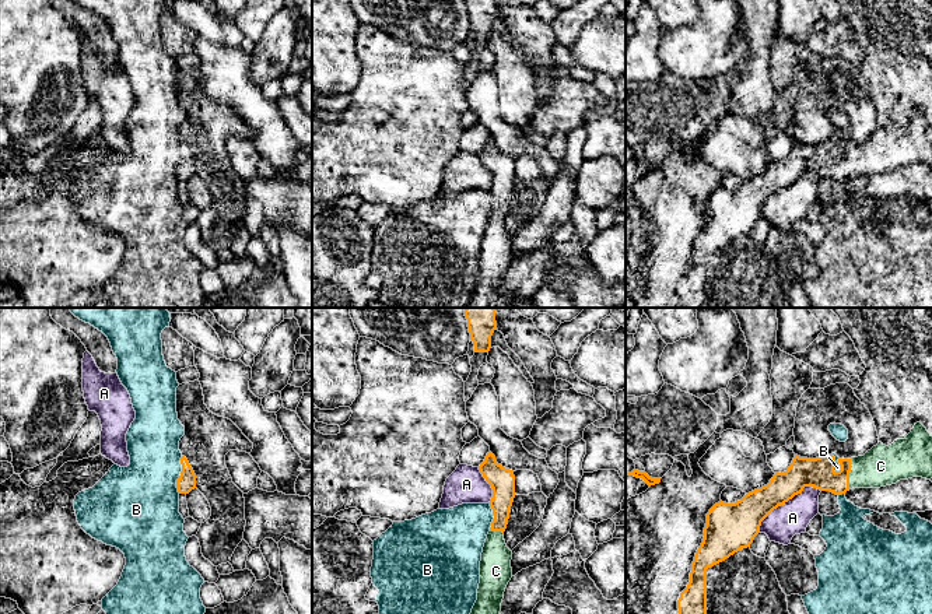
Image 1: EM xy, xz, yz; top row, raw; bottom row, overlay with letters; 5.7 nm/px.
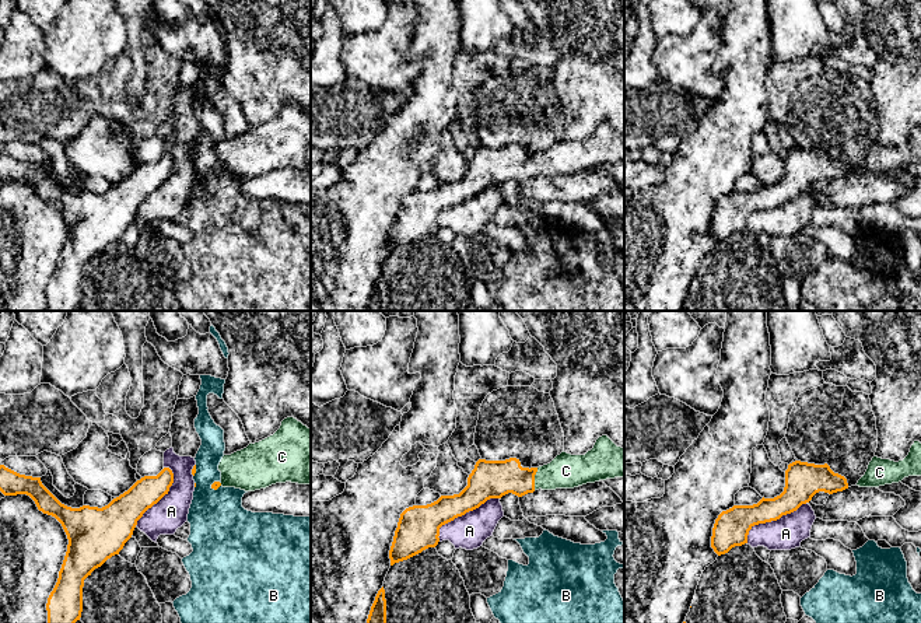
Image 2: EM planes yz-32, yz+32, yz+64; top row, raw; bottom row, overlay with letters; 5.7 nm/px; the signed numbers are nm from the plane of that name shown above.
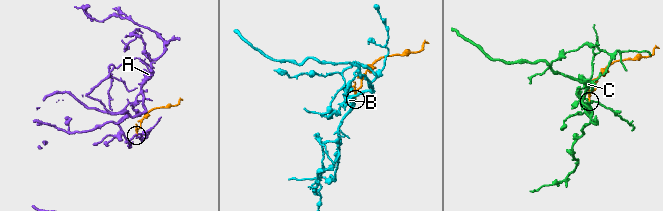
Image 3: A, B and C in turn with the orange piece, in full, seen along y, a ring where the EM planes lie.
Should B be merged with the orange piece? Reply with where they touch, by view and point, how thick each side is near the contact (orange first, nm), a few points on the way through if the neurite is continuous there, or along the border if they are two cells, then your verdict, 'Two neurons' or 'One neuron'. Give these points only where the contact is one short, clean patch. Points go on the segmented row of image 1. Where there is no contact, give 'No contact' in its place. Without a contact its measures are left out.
Touches orange at xy (181, 474). Thickness 110 nm (orange) against 380 nm. Boundary: xy (182, 456), (181, 474), (177, 481), (178, 493). Two neurons

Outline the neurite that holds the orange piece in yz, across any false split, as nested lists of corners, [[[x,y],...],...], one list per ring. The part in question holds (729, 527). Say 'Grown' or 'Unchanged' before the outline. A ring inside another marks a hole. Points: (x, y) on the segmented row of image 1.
Grown. [[[917,422],[904,439],[889,446],[879,442],[863,456],[838,460],[833,455],[816,459],[795,456],[788,470],[775,473],[767,485],[746,494],[735,504],[721,501],[709,509],[704,538],[691,564],[690,582],[677,600],[679,614],[707,614],[707,569],[750,547],[760,533],[761,522],[805,487],[841,495],[852,488],[880,488],[912,477],[932,478],[932,436],[921,422]]]

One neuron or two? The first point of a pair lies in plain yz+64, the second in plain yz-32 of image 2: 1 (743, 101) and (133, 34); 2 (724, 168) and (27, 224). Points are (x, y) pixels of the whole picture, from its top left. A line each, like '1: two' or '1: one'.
1: one
2: one

